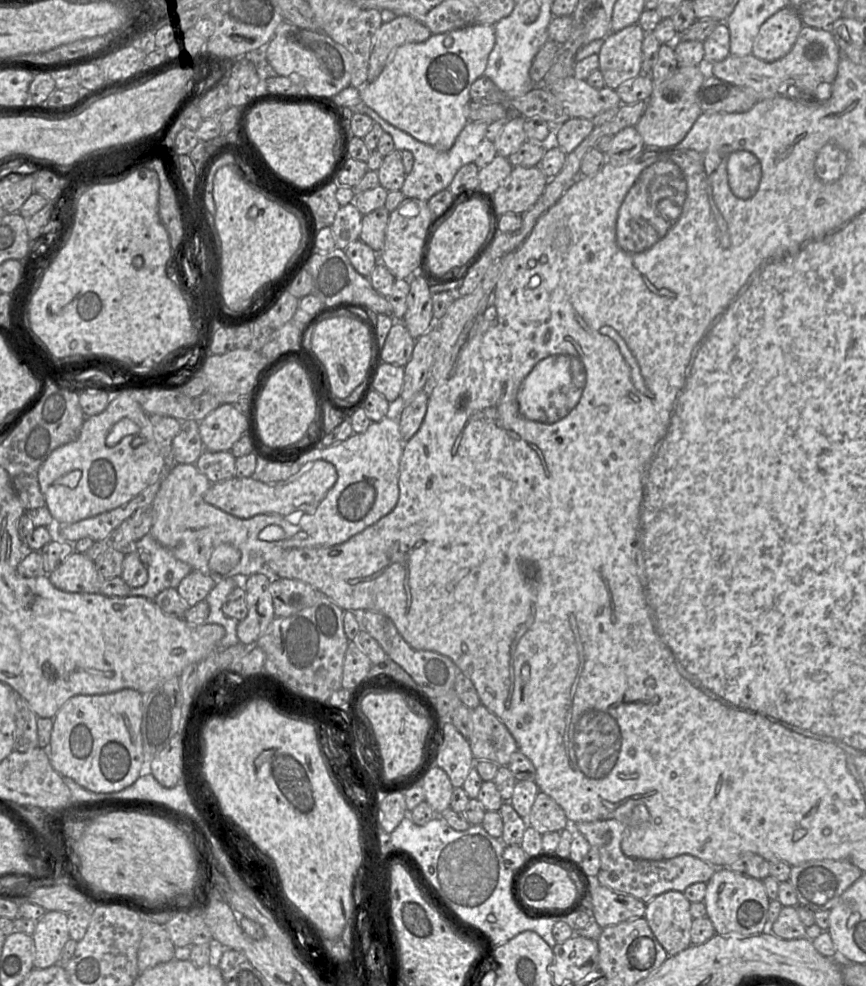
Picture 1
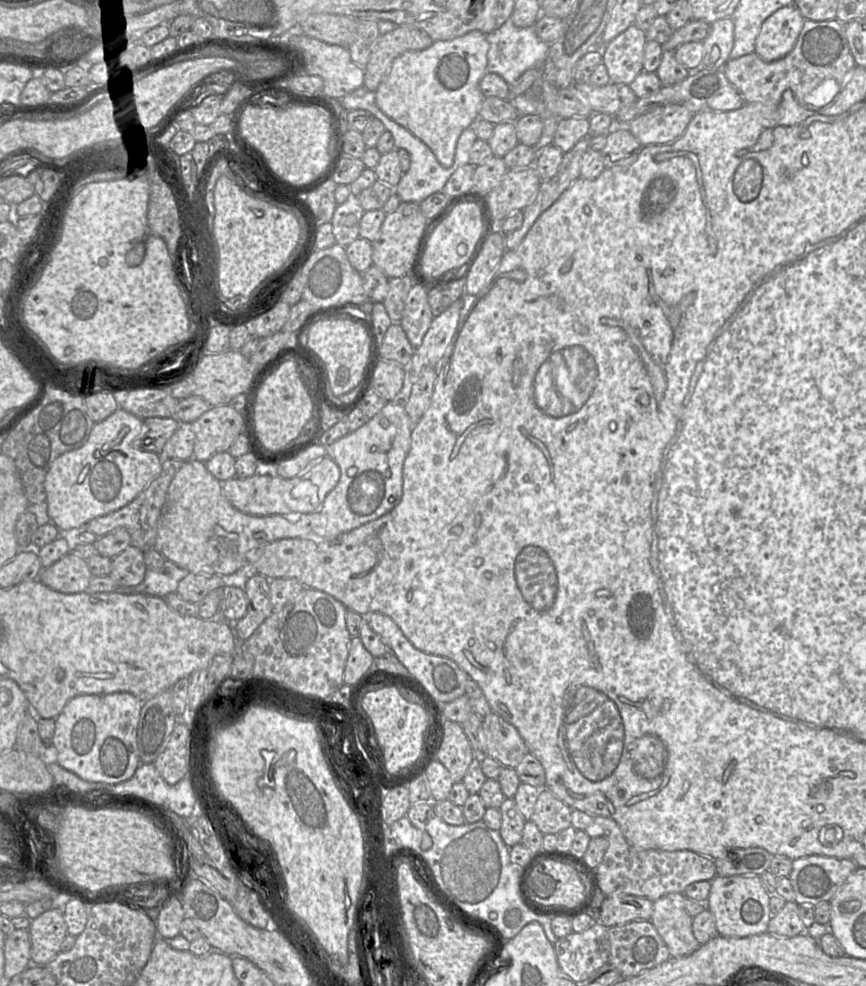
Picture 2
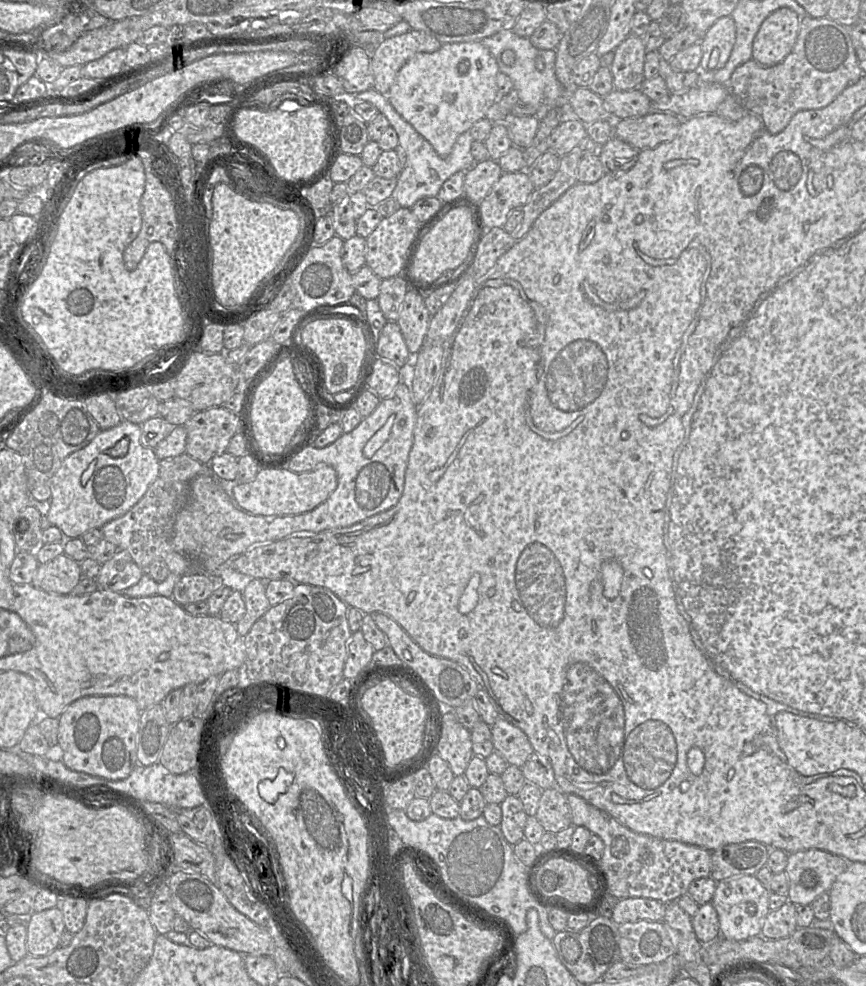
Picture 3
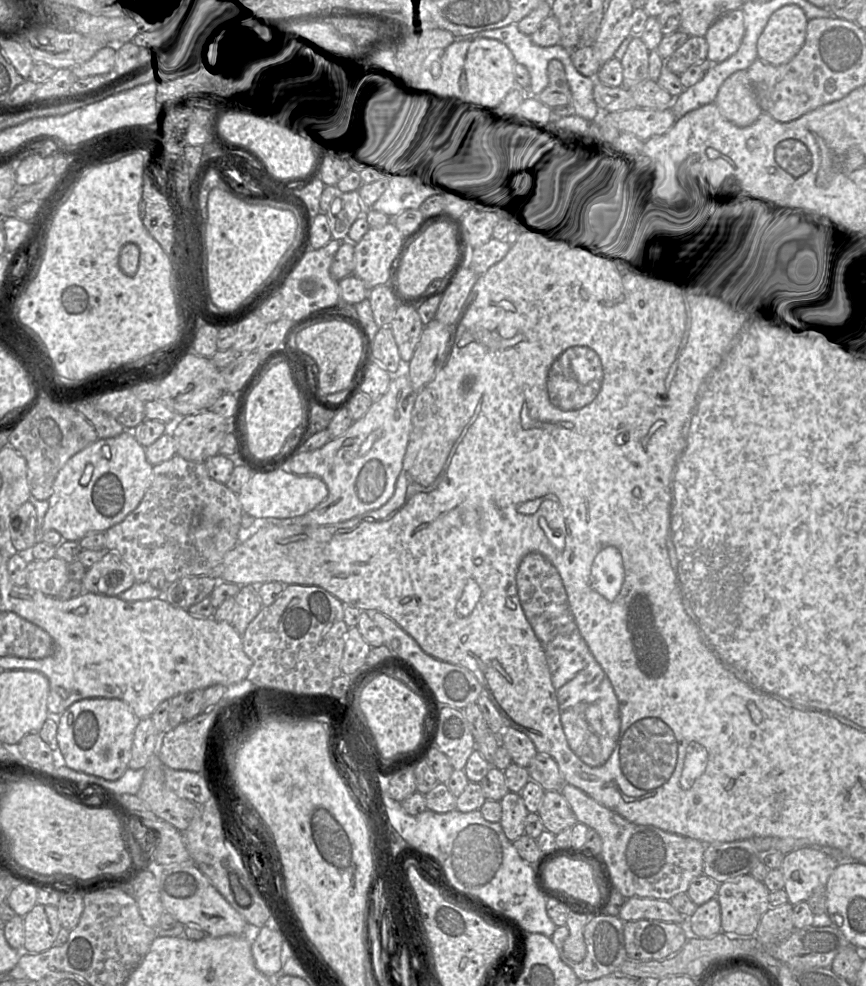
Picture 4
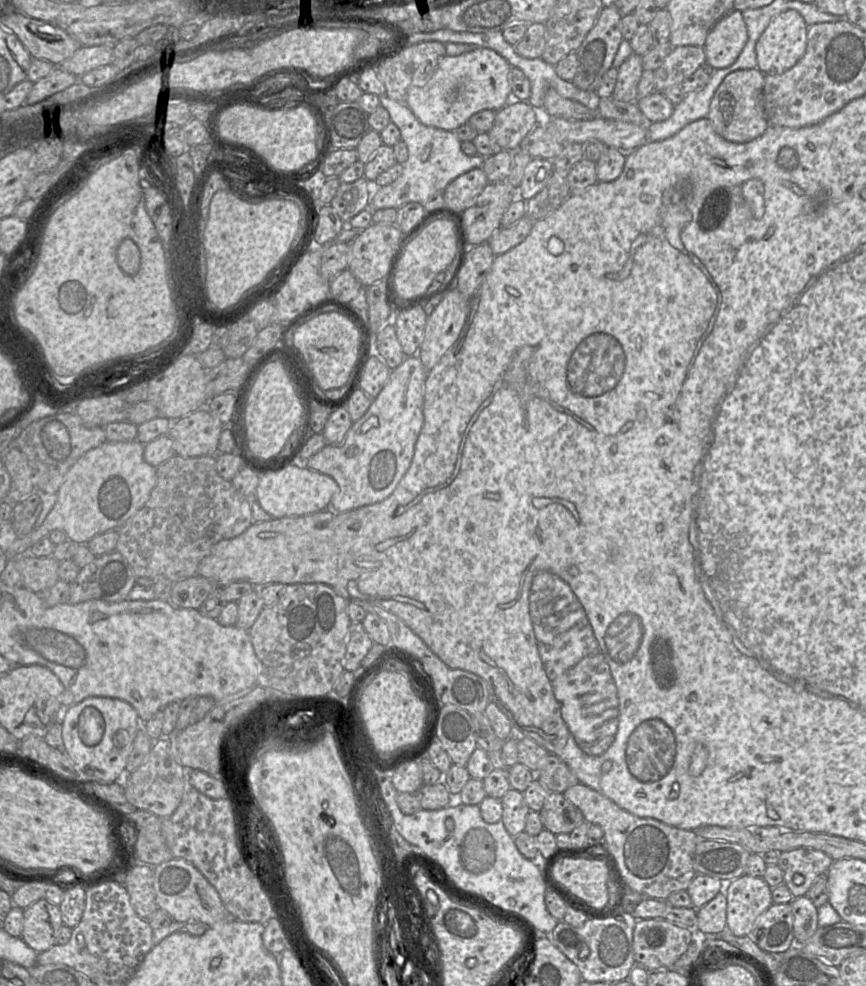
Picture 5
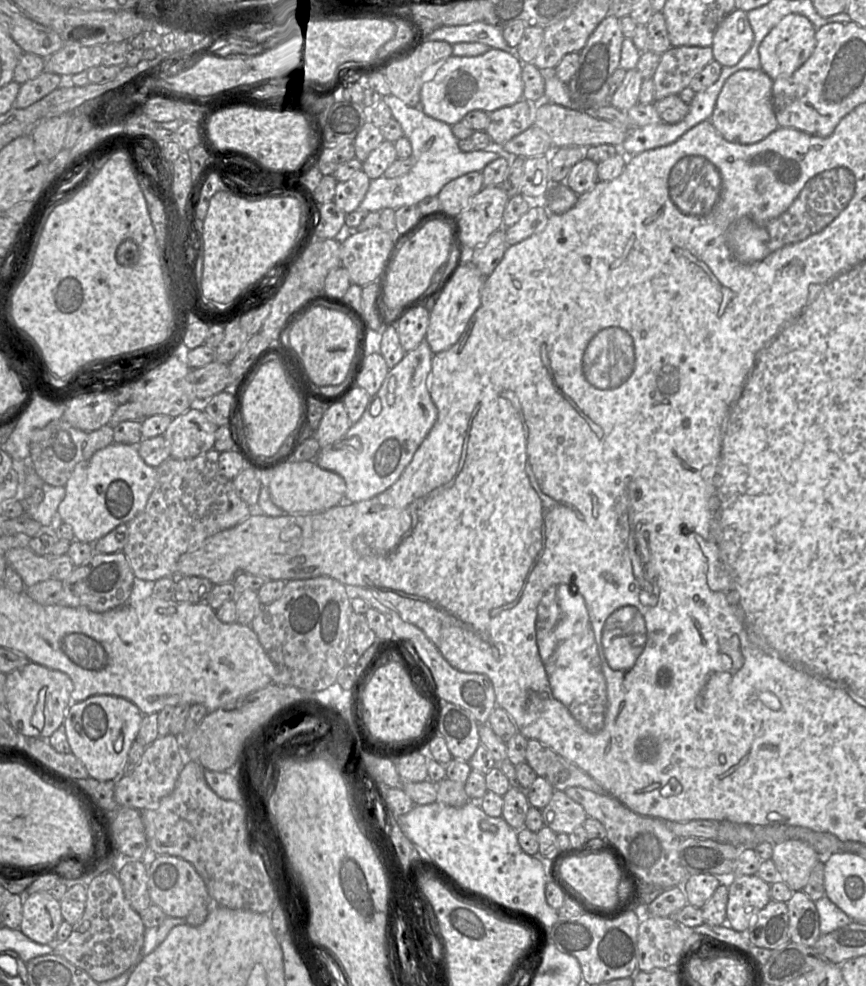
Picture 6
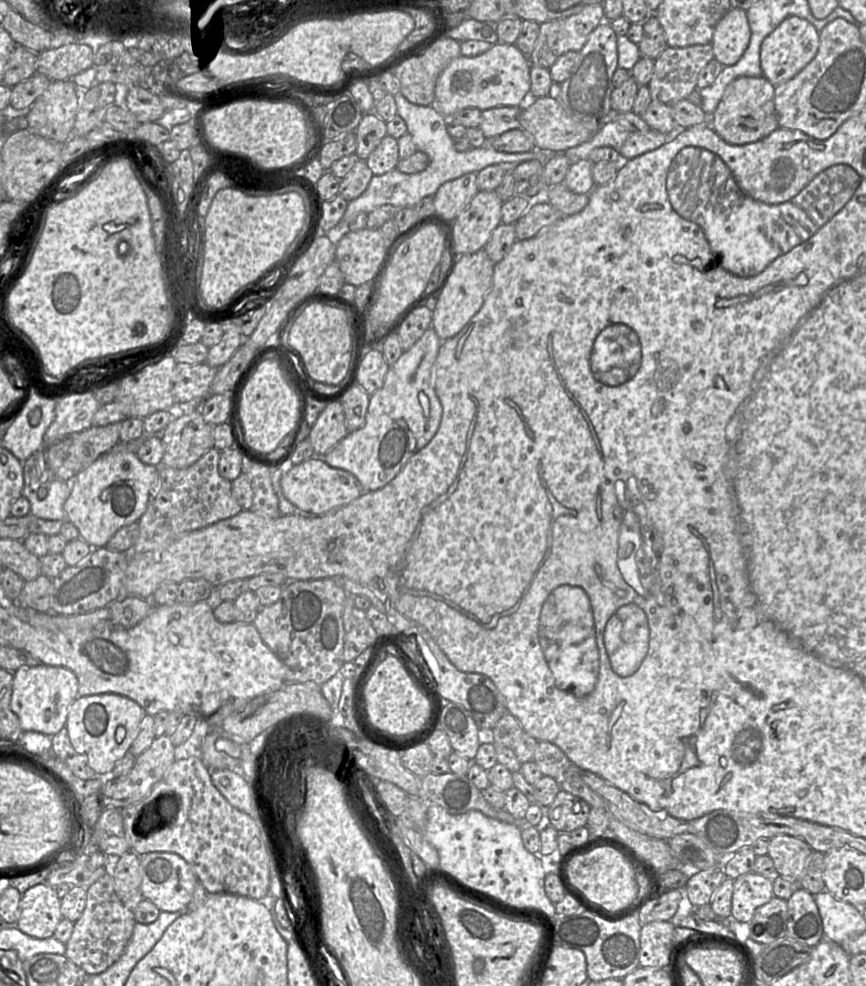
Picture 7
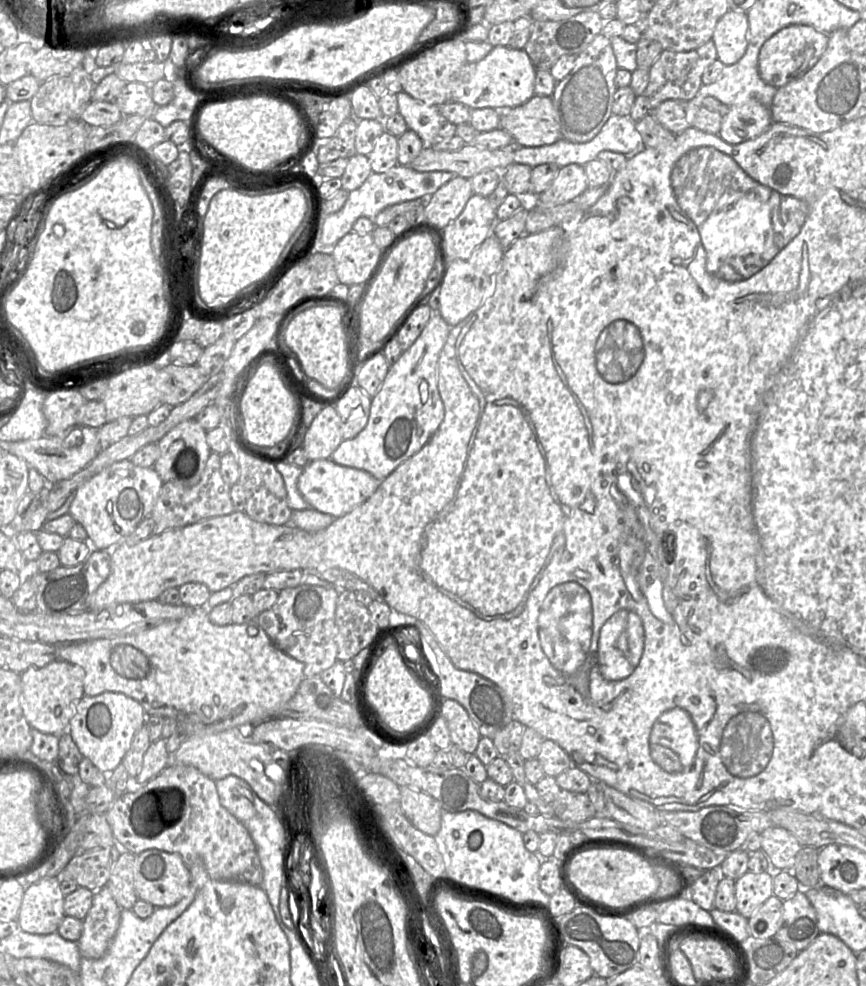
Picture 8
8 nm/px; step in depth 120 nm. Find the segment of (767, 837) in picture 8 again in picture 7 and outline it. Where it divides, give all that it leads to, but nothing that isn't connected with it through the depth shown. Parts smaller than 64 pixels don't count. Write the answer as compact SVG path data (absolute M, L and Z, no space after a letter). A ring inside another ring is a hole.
M780 834L769 840L767 855L773 860L775 869L779 876L782 876L789 881L800 882L805 875L812 852L813 850L803 839L786 834Z

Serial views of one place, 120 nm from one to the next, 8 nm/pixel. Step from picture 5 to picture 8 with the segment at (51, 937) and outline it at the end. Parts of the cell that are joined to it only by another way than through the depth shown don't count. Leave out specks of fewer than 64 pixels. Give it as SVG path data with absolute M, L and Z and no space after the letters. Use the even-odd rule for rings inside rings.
M45 877L24 893L17 922L30 934L46 935L58 930L65 917L64 898L57 877Z

